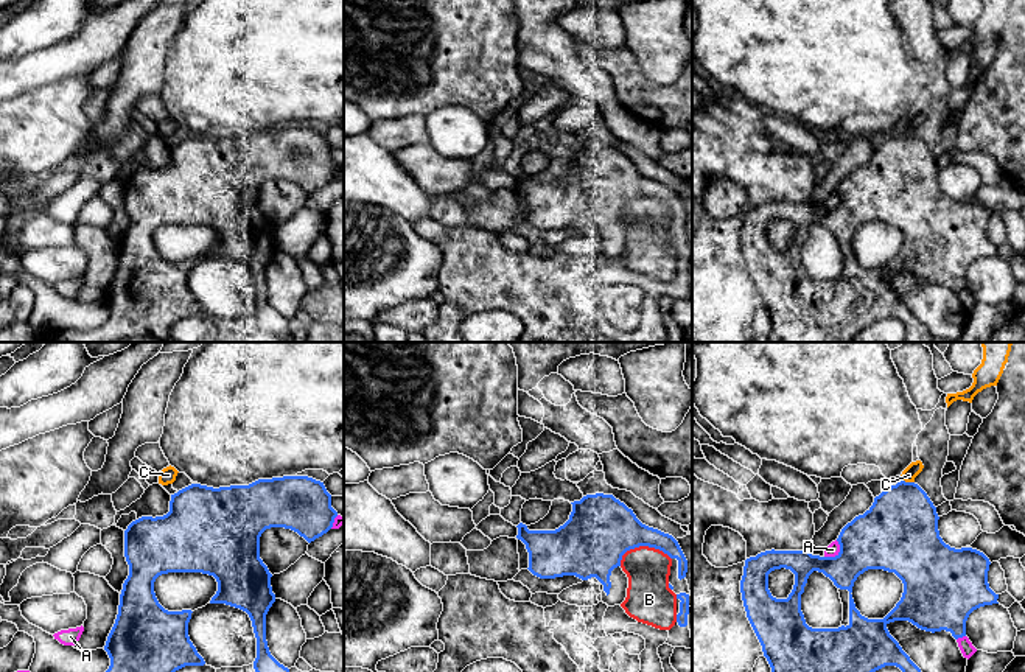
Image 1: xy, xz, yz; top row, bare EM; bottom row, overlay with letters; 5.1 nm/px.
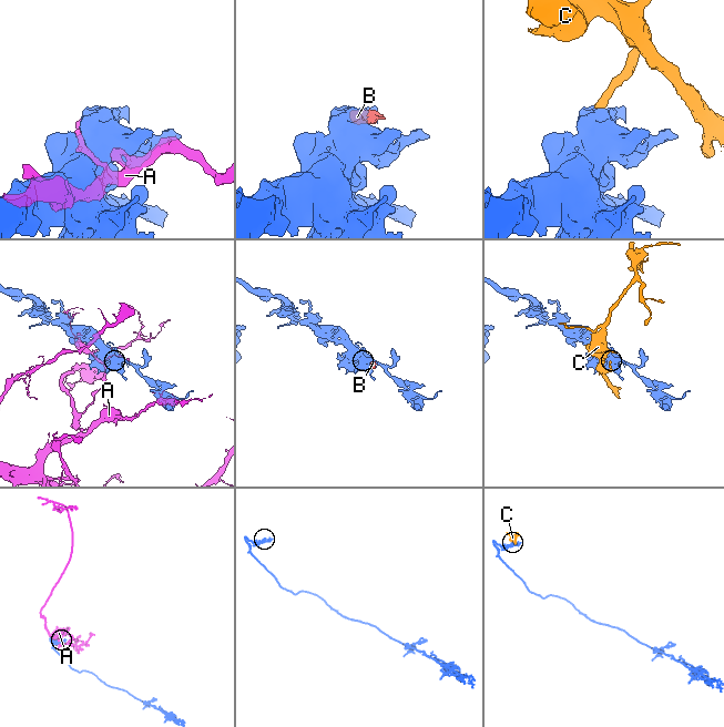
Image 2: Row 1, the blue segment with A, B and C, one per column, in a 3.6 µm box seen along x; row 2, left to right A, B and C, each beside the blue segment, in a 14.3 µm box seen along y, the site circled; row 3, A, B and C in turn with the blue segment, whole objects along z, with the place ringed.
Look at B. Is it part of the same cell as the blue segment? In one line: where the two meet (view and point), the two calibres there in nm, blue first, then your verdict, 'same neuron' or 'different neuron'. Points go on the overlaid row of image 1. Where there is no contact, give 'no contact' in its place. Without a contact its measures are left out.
xz (641, 545) | 360/220 nm | different neuron

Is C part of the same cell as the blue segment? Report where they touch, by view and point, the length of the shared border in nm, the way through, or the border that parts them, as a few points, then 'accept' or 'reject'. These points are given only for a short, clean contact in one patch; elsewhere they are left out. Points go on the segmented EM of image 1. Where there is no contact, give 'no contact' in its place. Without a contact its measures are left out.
meets blue in yz at (909, 482); contact 70 nm long; border along yz (902, 479), (913, 482); reject

